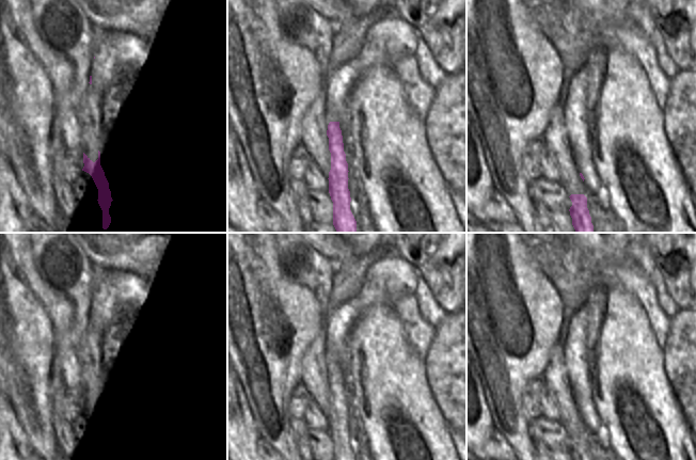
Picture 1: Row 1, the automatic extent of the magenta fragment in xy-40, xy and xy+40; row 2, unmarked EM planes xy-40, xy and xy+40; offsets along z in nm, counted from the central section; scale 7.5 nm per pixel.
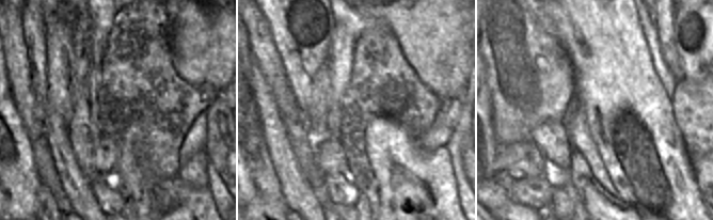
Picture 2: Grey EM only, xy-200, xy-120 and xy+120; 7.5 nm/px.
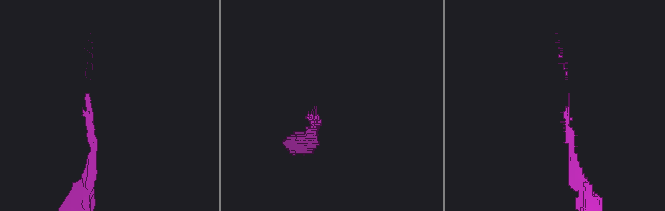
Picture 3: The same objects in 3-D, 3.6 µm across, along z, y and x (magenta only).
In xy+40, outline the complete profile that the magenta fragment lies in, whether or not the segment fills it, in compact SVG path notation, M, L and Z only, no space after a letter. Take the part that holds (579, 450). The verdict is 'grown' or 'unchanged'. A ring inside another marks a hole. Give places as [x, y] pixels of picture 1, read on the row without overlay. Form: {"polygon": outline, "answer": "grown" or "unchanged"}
{"polygon": "M571 433L569 437L572 441L569 448L572 460L591 460L587 447L587 437L584 433Z", "answer": "unchanged"}

